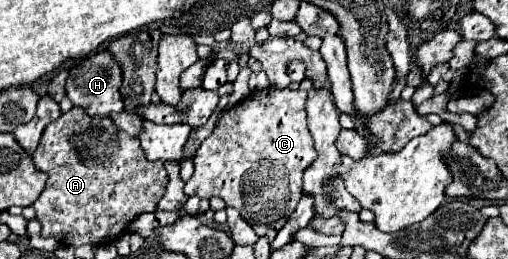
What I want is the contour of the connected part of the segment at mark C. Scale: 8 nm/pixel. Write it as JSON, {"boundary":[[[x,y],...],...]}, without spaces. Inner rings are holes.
{"boundary":[[[268,88],[262,92],[250,94],[246,100],[226,110],[214,132],[200,144],[194,156],[194,174],[186,182],[184,192],[188,196],[212,198],[220,196],[228,206],[234,206],[242,218],[254,228],[258,236],[266,236],[270,242],[278,234],[278,228],[290,218],[300,196],[302,196],[302,174],[314,162],[316,148],[306,124],[306,92],[302,90],[278,90]]]}

